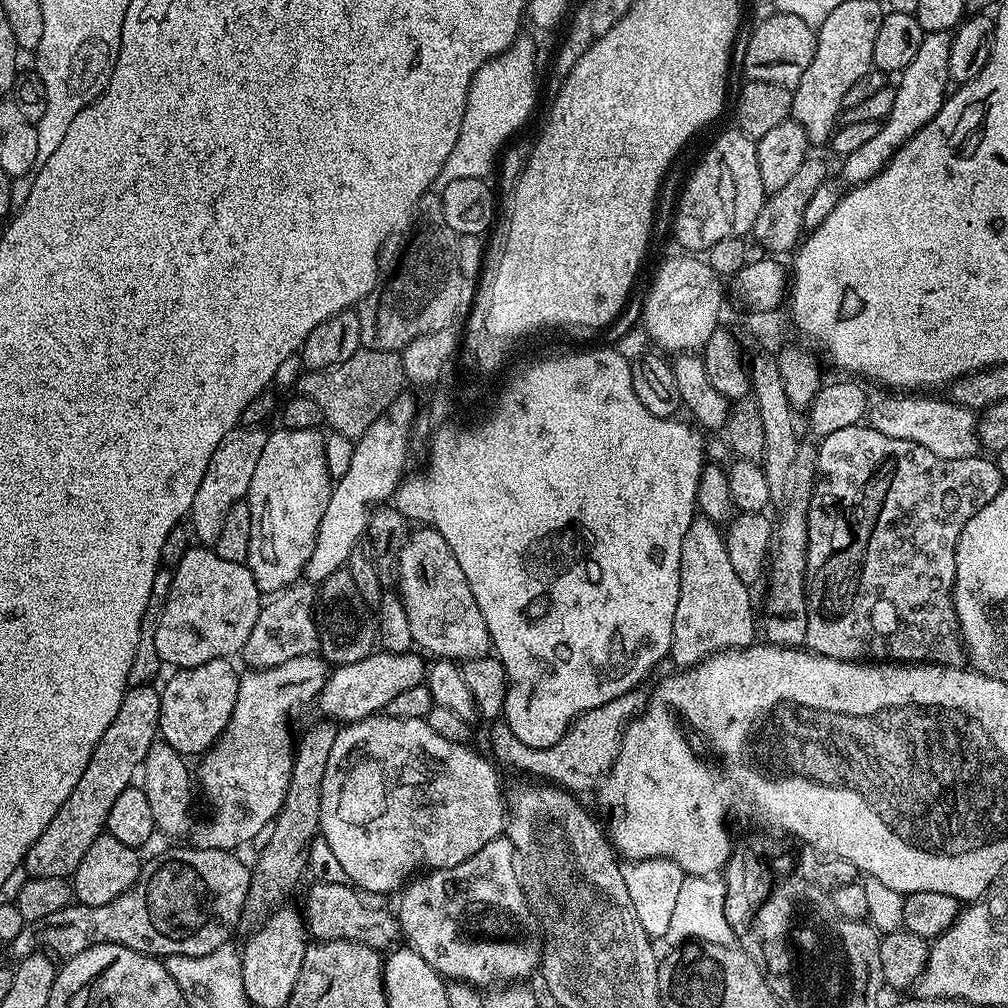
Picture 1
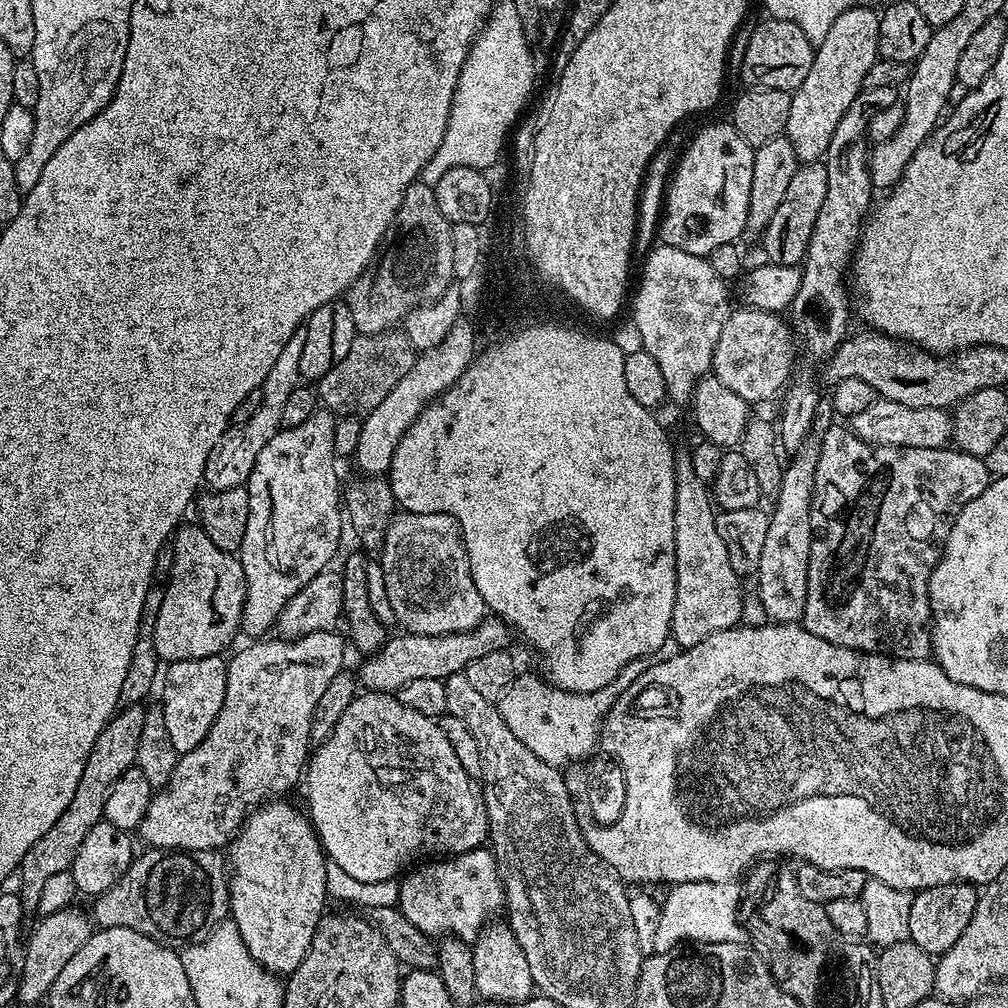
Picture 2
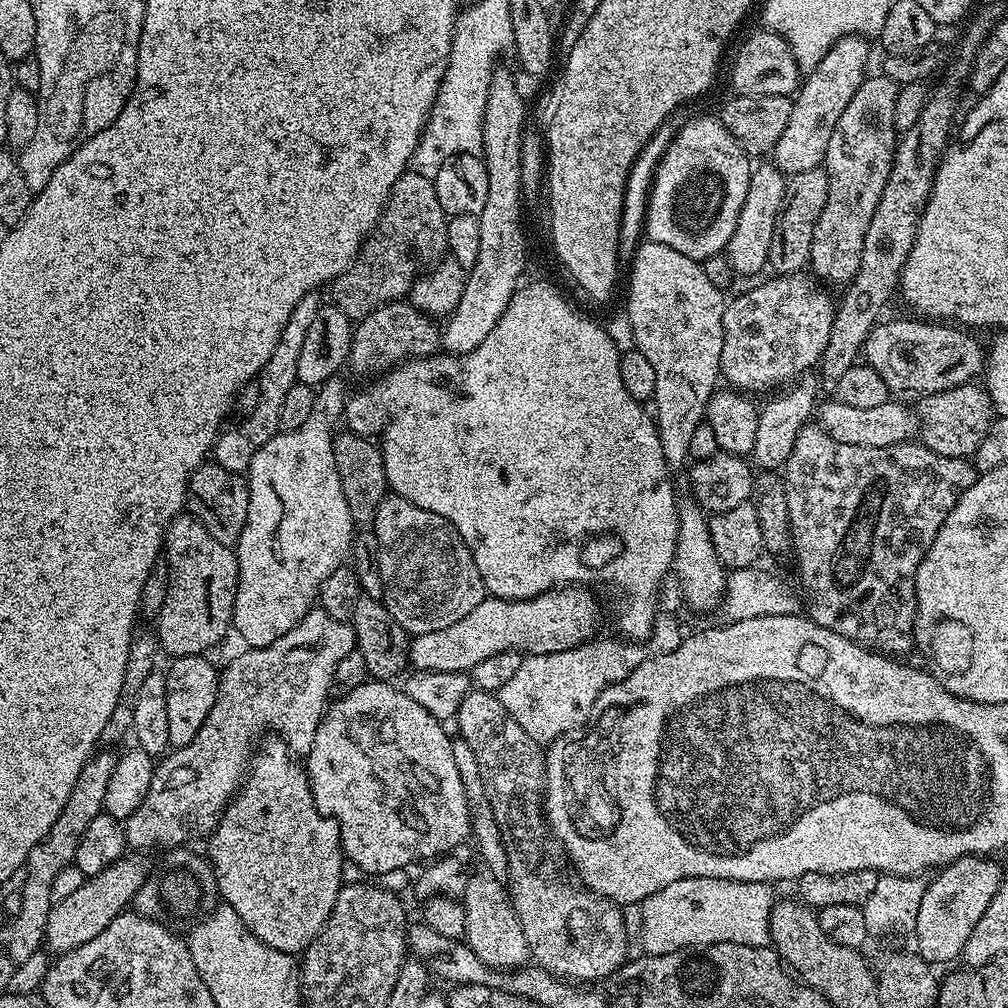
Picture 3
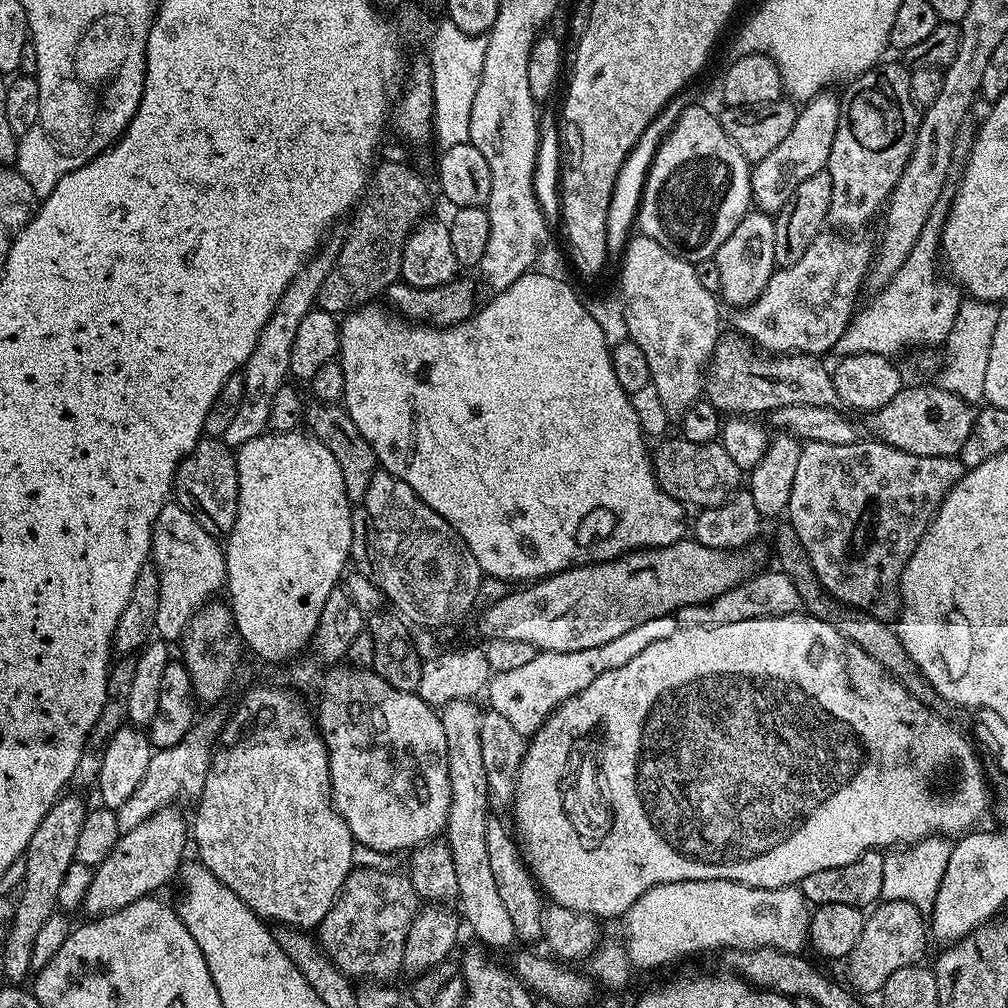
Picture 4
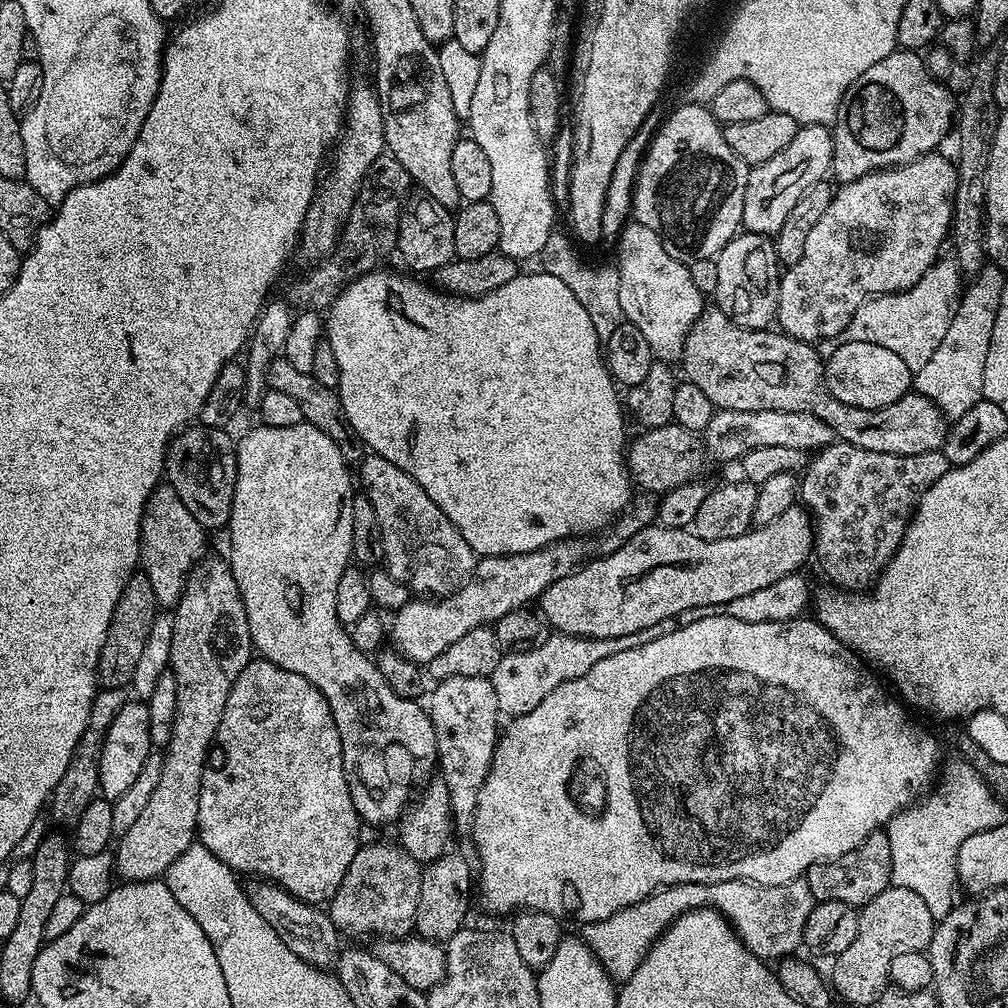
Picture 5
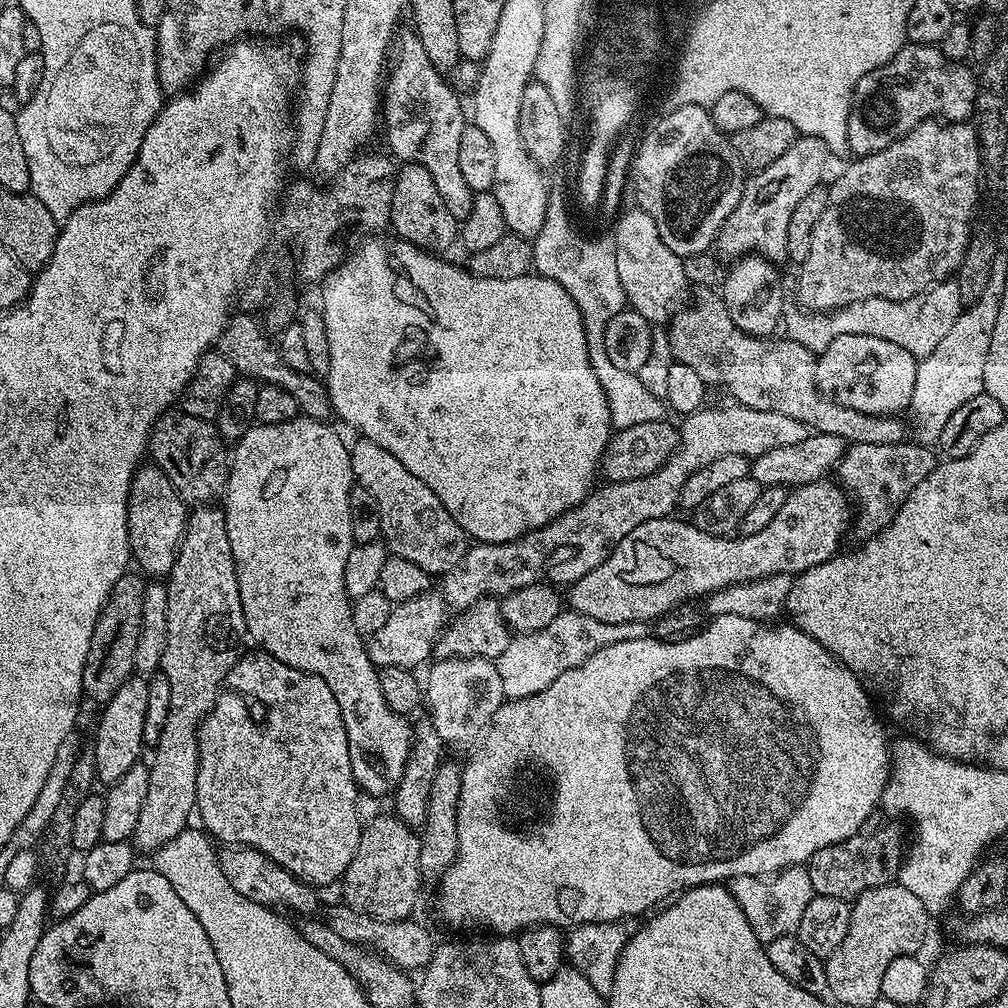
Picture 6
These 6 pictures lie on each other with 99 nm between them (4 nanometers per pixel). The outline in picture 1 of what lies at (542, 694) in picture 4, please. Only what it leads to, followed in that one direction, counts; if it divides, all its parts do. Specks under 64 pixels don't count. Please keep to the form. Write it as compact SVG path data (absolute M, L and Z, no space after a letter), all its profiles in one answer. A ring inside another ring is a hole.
M627 692L624 696L614 698L614 702L606 702L606 706L598 706L594 710L582 713L577 720L569 724L564 737L549 748L526 746L513 739L508 724L493 723L491 755L502 758L506 763L513 764L524 772L529 772L532 775L529 777L539 778L573 794L581 794L580 792L586 791L587 788L595 789L612 771L612 764L620 754L620 744L624 741L626 725L637 715L642 704L638 697L636 692Z

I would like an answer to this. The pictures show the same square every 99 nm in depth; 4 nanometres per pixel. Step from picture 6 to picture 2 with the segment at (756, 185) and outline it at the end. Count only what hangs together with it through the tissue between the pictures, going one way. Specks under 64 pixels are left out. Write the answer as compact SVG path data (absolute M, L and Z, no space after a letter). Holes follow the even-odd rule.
M871 6L851 8L838 14L838 18L834 18L834 26L830 26L826 38L822 38L815 45L814 62L810 62L810 70L806 74L806 79L802 81L802 86L798 86L792 93L790 118L786 118L786 126L783 130L783 135L788 138L800 162L814 164L827 157L830 138L834 138L834 130L838 130L838 122L842 122L842 114L850 110L850 102L854 102L854 98L864 88L866 70L870 70L870 66L874 66L878 58L879 25L877 9L874 10Z

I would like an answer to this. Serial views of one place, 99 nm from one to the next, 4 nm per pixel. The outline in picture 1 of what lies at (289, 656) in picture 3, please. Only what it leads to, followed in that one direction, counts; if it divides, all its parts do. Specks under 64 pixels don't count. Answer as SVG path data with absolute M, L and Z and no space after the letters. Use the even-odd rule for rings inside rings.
M313 654L292 658L282 666L248 670L240 676L238 702L234 704L234 714L220 739L203 753L199 761L201 764L198 788L199 791L200 788L204 791L204 796L212 807L212 817L197 830L195 847L240 850L243 844L250 843L260 831L263 833L275 821L276 815L284 805L286 786L290 786L292 773L294 736L292 740L292 728L288 723L292 720L292 712L306 707L311 700L313 703L319 697L328 680L329 671L328 661L319 654Z

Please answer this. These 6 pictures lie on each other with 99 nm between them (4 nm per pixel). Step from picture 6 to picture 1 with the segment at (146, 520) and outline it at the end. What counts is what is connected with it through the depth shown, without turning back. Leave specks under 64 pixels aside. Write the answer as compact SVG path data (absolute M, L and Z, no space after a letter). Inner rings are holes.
M189 546L186 550L186 554L182 558L182 562L178 562L174 566L172 585L168 591L168 601L164 604L162 618L156 624L156 645L158 646L158 654L160 655L161 661L163 661L165 665L173 664L171 667L179 670L182 668L202 666L202 662L214 662L215 660L232 658L235 657L235 652L236 655L243 653L244 643L246 642L246 638L250 638L250 630L254 630L254 622L258 622L258 614L260 613L261 607L262 593L247 563L226 562L226 558L218 558L216 551L208 546Z

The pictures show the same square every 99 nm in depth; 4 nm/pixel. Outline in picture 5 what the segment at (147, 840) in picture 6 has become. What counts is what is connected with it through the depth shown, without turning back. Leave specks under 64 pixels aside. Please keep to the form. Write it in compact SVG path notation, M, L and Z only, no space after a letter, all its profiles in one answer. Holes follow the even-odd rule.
M208 554L192 568L184 584L180 601L176 603L172 625L174 642L170 642L168 662L178 682L178 706L174 714L170 742L162 752L158 786L154 786L154 794L150 794L150 802L146 802L142 814L138 814L134 826L123 832L119 837L120 845L118 840L114 848L116 874L124 882L163 877L169 866L197 839L198 798L202 786L202 774L208 763L208 754L215 741L218 726L222 722L222 714L226 710L226 698L230 698L232 683L236 681L238 674L242 674L242 670L254 656L242 594L232 573L232 565L225 557L223 560L220 556Z

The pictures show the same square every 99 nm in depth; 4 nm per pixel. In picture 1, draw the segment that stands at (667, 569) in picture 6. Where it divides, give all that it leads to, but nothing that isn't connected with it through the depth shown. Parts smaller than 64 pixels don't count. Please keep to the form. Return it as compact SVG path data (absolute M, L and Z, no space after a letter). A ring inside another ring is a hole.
M377 650L358 662L350 662L333 667L328 673L328 680L320 691L321 717L332 722L351 722L365 720L367 716L383 713L392 699L398 694L418 686L426 680L426 660L419 651L385 652Z

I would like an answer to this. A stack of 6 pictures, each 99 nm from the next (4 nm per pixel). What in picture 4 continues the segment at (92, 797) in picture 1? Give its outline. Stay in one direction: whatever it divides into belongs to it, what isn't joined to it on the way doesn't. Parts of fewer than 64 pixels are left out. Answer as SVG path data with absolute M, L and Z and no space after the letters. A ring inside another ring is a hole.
M61 795L56 805L48 811L46 818L38 822L34 838L30 838L23 856L26 858L26 874L15 897L16 913L9 928L9 936L2 945L2 959L6 962L6 977L12 982L29 979L30 954L34 954L34 938L40 933L46 918L58 908L58 886L66 878L66 870L74 863L74 846L78 843L78 833L89 809L80 796Z

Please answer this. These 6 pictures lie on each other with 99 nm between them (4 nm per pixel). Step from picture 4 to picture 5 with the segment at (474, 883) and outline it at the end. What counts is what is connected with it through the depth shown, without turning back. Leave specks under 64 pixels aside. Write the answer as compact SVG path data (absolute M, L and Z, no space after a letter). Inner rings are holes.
M451 676L435 687L426 708L436 731L438 772L448 787L455 827L471 829L476 819L478 792L492 771L492 755L498 747L496 719L502 716L498 694L494 694L491 679L486 676Z

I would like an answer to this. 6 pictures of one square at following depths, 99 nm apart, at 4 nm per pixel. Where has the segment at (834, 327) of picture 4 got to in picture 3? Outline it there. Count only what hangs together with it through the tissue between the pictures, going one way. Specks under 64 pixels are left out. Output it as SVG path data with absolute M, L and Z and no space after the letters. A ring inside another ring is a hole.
M779 274L771 277L773 280L768 280L765 284L760 284L757 288L752 288L749 292L744 292L741 296L736 296L727 301L724 305L724 317L722 318L722 330L724 337L722 338L722 358L720 359L720 374L726 381L729 380L731 387L736 390L748 390L744 388L772 388L775 389L778 385L775 384L791 381L793 378L807 373L820 363L820 356L826 350L827 343L830 339L831 323L834 322L837 305L834 303L834 297L825 290L811 275L808 274L793 274L790 276L782 276Z

